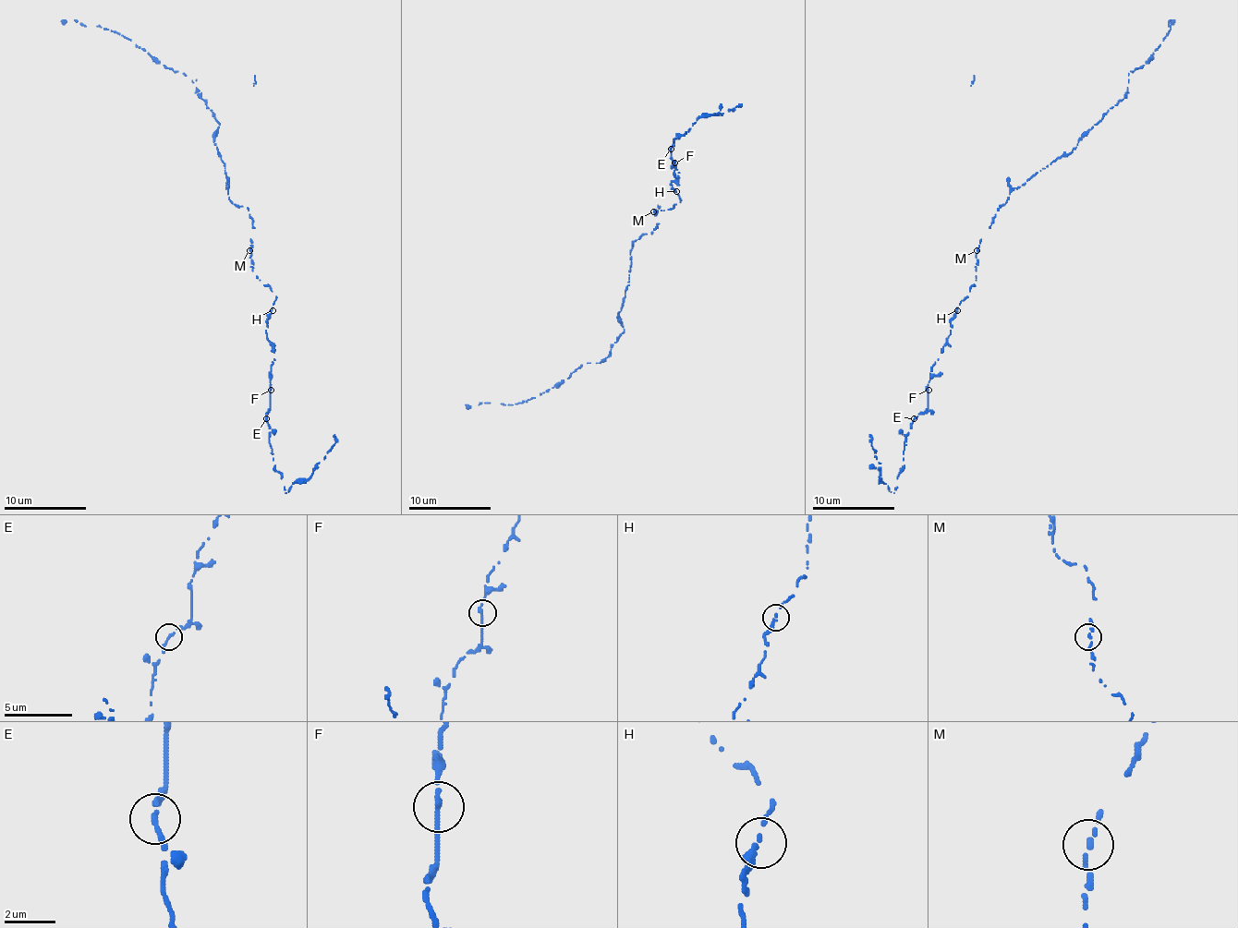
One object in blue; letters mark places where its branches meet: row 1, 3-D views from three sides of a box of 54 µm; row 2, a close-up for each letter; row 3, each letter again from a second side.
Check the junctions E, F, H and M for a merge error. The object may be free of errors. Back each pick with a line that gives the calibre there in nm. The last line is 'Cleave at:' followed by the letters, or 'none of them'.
M: 180 nm thick
Cleave at: M

